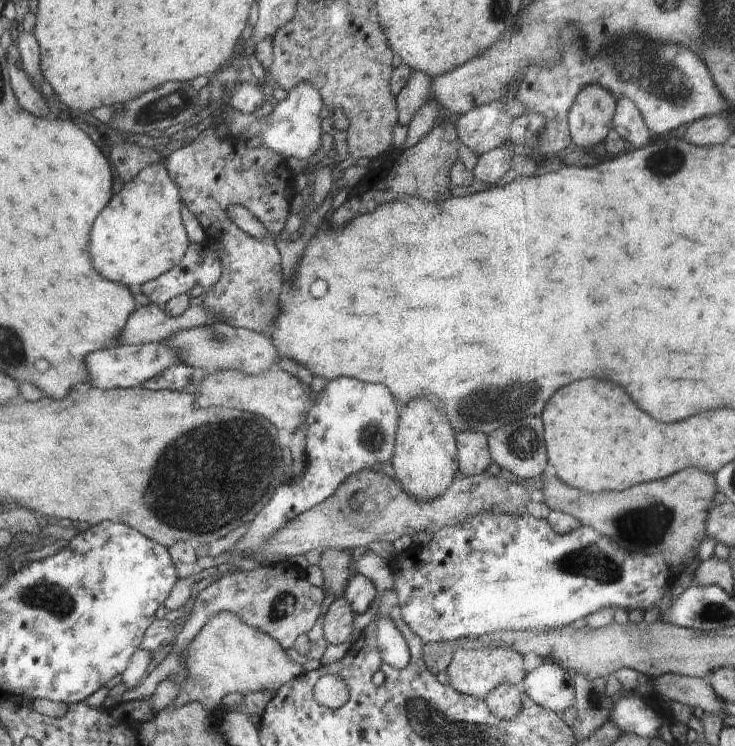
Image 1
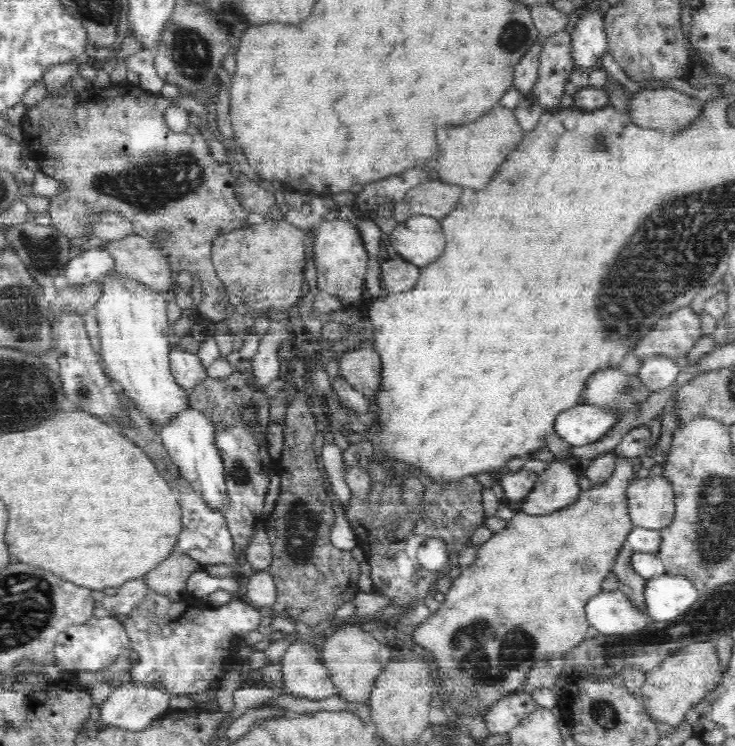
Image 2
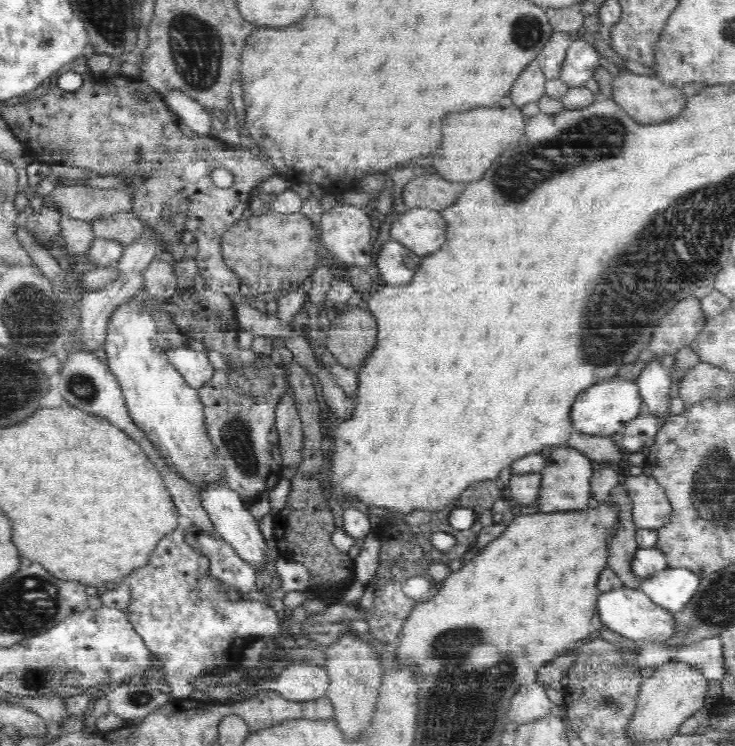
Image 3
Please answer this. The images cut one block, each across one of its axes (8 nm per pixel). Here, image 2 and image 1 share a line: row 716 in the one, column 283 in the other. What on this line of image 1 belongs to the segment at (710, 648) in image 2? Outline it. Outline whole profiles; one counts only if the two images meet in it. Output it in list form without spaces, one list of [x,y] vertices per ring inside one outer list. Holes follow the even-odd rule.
[[[218,612],[218,616],[214,616],[187,646],[186,682],[172,705],[196,702],[210,714],[227,695],[240,694],[245,697],[264,690],[276,692],[303,672],[303,666],[288,658],[286,650],[274,637],[242,622],[234,612]]]

